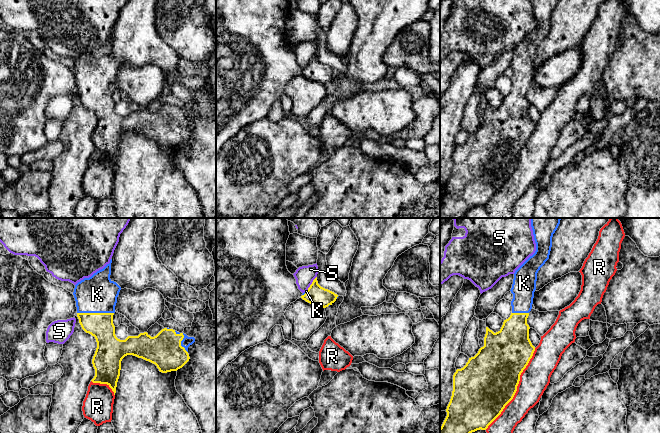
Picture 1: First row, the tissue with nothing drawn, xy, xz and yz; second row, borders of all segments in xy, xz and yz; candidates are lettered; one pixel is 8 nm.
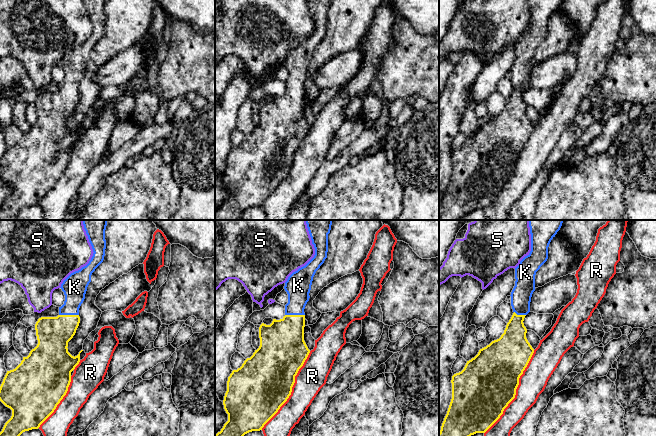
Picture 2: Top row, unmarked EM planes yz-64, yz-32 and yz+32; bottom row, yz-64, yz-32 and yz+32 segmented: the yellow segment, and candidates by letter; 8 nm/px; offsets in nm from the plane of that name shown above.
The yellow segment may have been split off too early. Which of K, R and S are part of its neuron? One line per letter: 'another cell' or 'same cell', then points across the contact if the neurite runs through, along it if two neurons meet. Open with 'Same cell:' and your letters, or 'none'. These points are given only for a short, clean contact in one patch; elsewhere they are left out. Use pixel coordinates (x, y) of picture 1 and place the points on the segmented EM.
Same cell: K
K: same cell
R: another cell
S: another cell; border along xz (316, 276), (306, 290)

